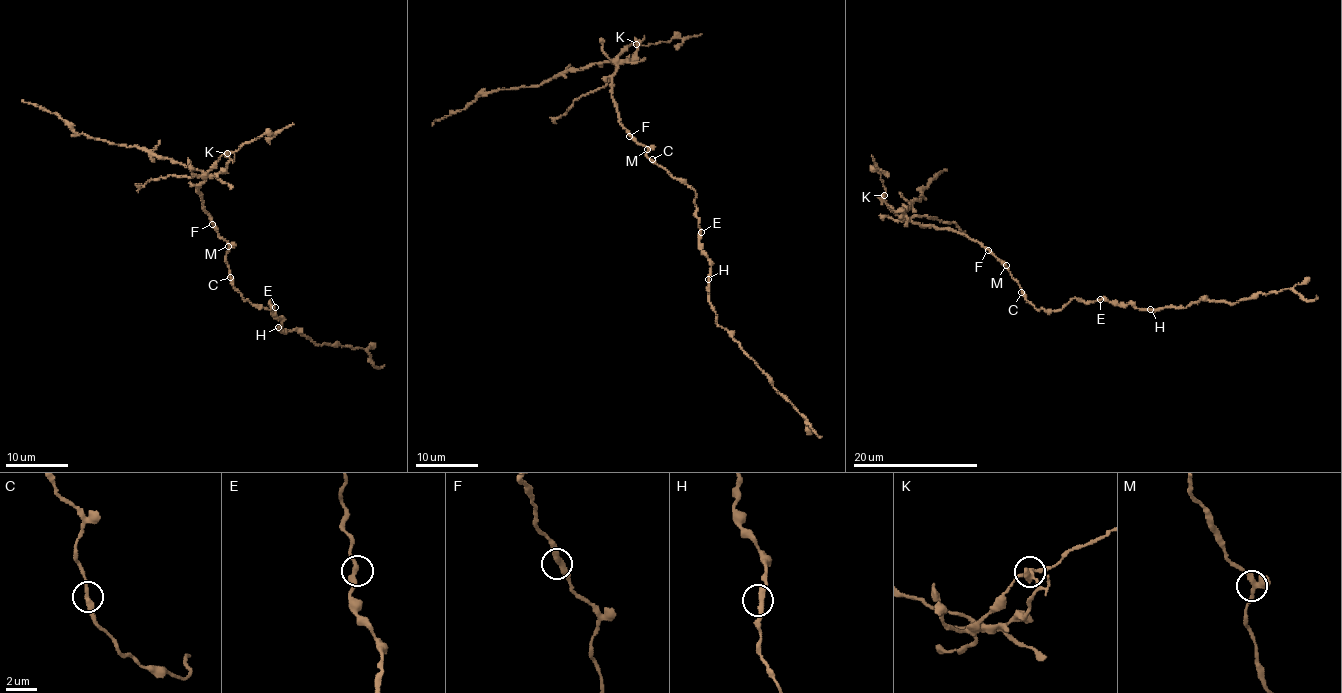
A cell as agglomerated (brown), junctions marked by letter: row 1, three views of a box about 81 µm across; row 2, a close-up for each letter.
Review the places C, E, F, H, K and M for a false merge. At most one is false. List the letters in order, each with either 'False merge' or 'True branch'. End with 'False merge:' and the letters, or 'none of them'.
C: True branch
E: True branch
F: True branch
H: True branch
K: False merge
M: True branch
False merge: K

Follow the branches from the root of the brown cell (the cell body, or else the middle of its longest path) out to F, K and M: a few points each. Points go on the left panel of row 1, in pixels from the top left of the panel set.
F: (230, 275), (226, 262), (228, 244), (212, 224)
K: (230, 275), (226, 262), (228, 244), (203, 209), (204, 202), (197, 191), (205, 176), (226, 153)
M: (230, 275), (226, 262), (228, 246)

